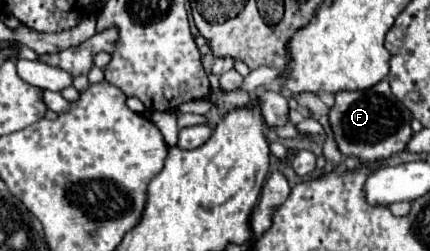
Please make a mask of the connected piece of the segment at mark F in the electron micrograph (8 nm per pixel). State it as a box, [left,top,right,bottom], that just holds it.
[328,79,412,161]

